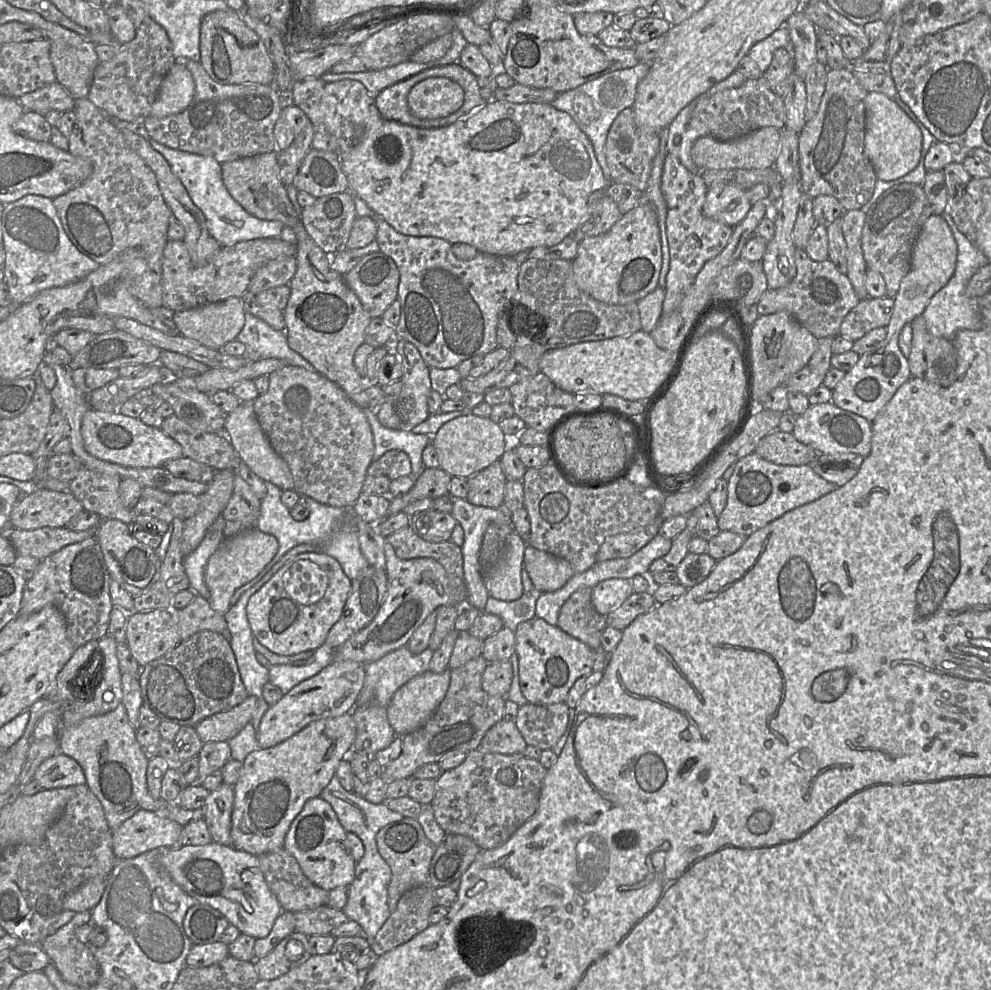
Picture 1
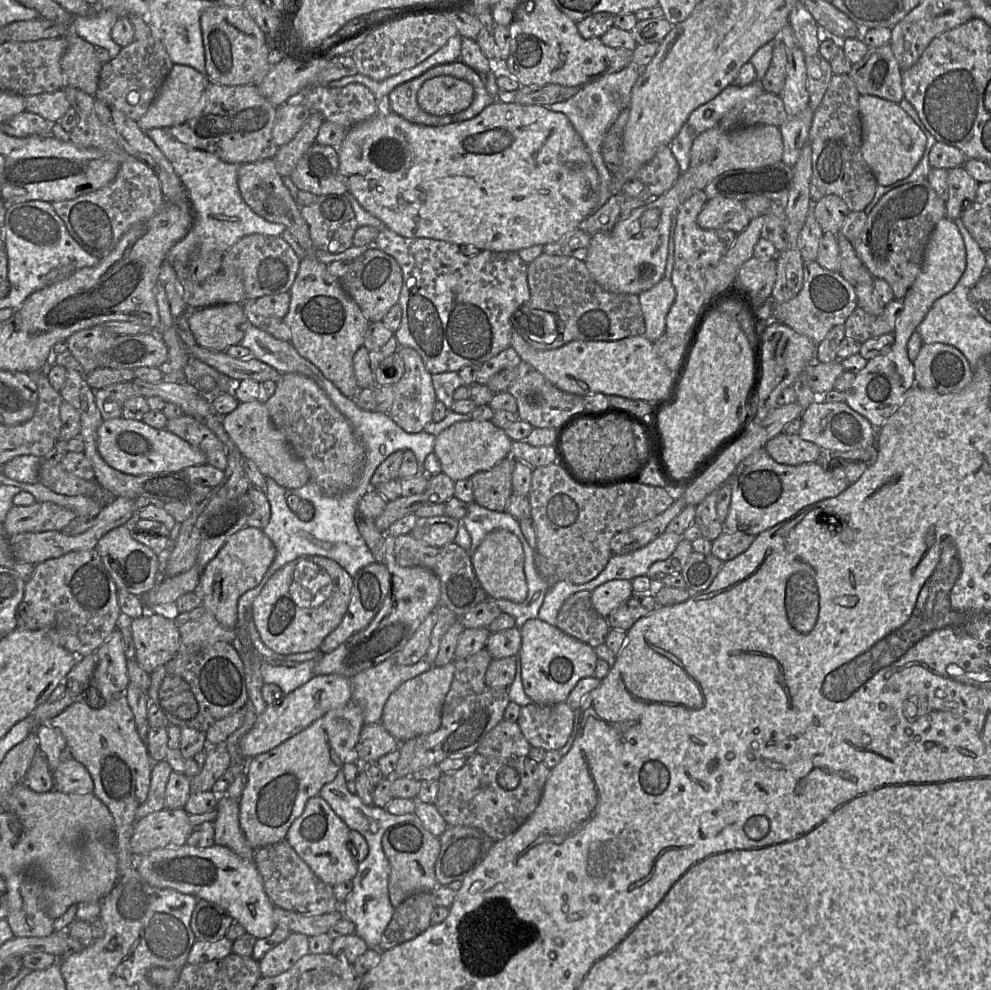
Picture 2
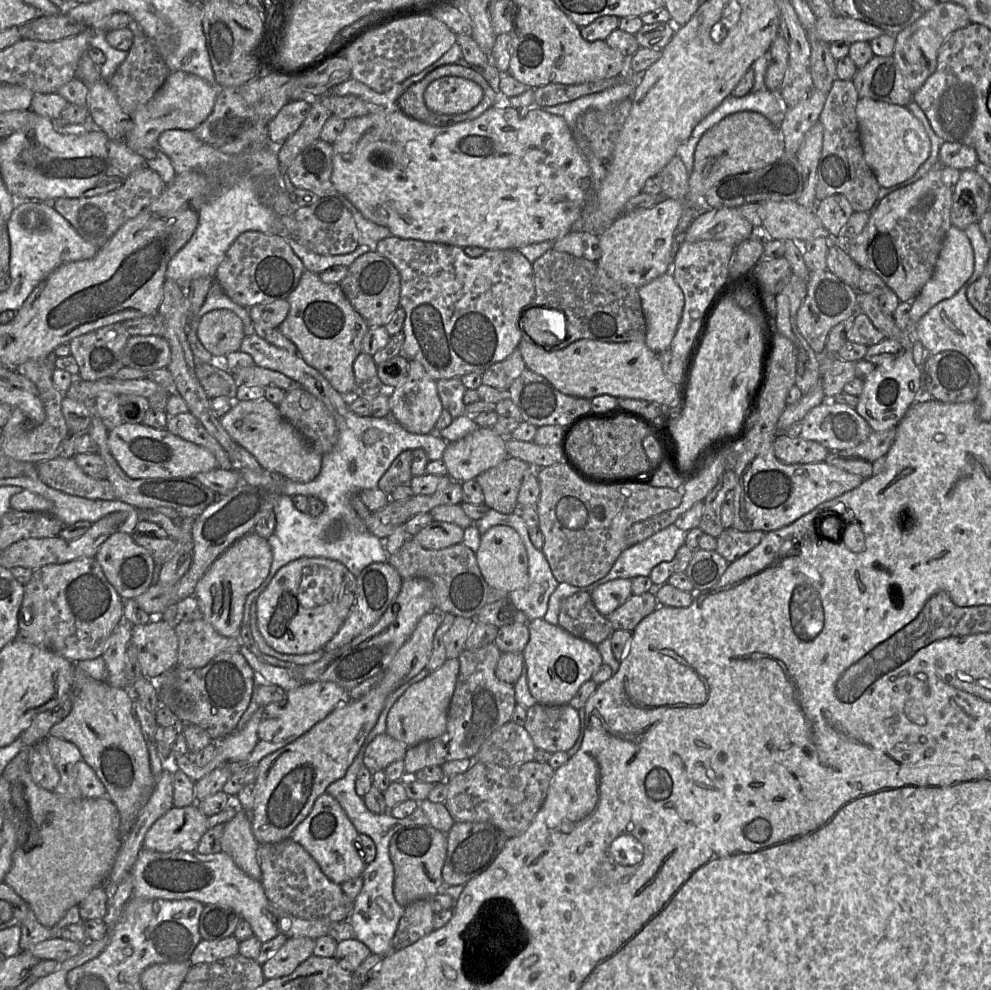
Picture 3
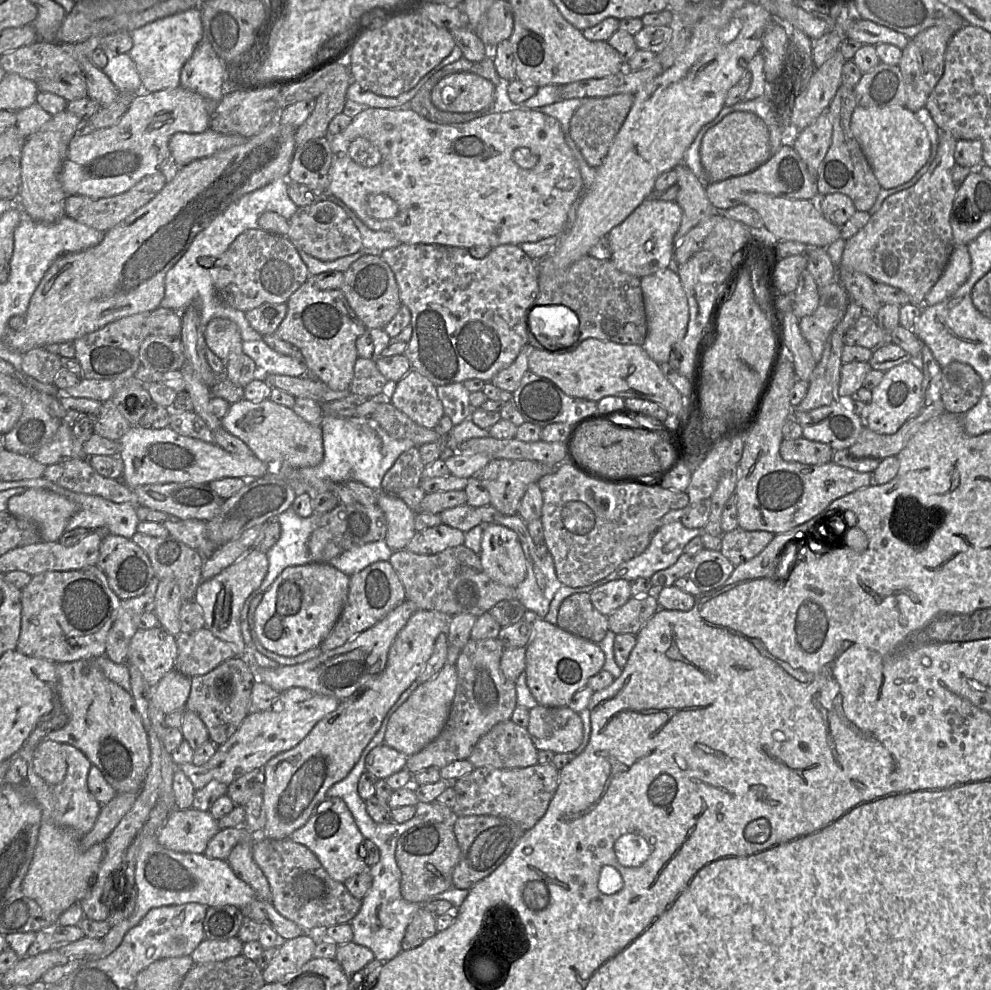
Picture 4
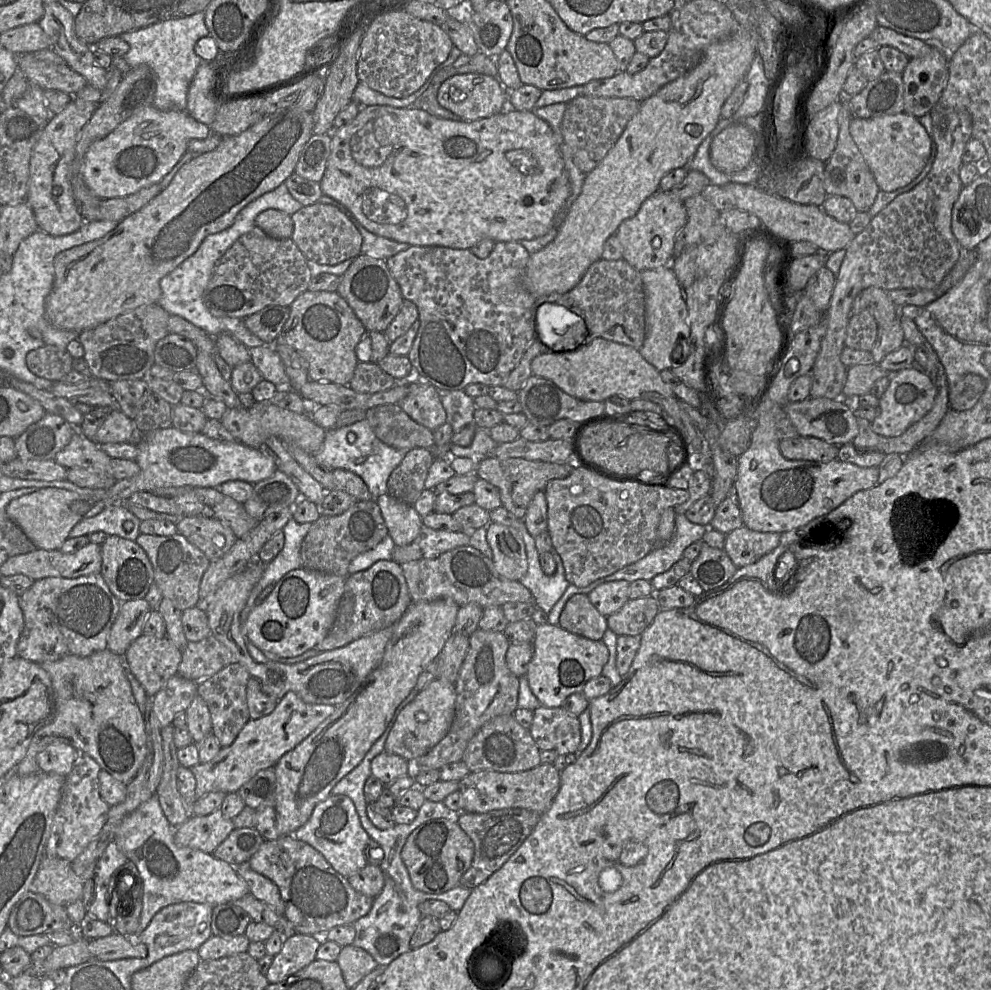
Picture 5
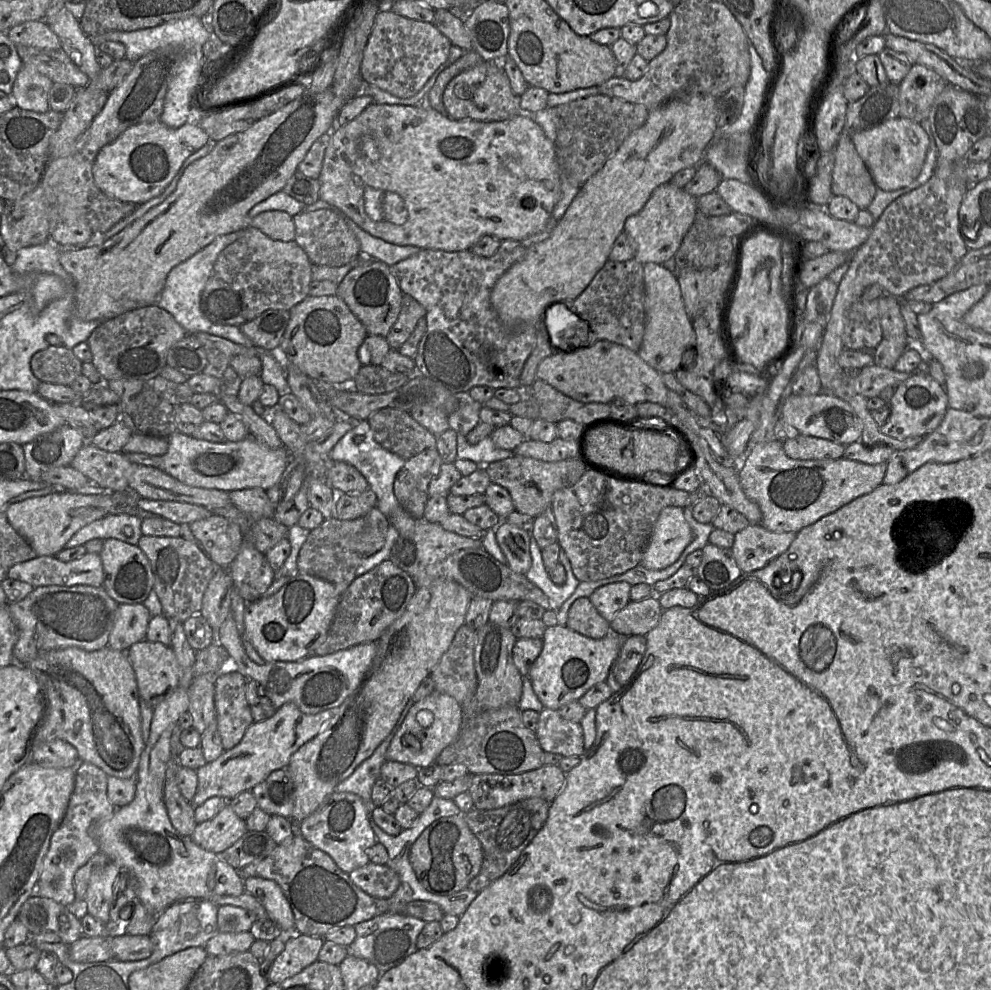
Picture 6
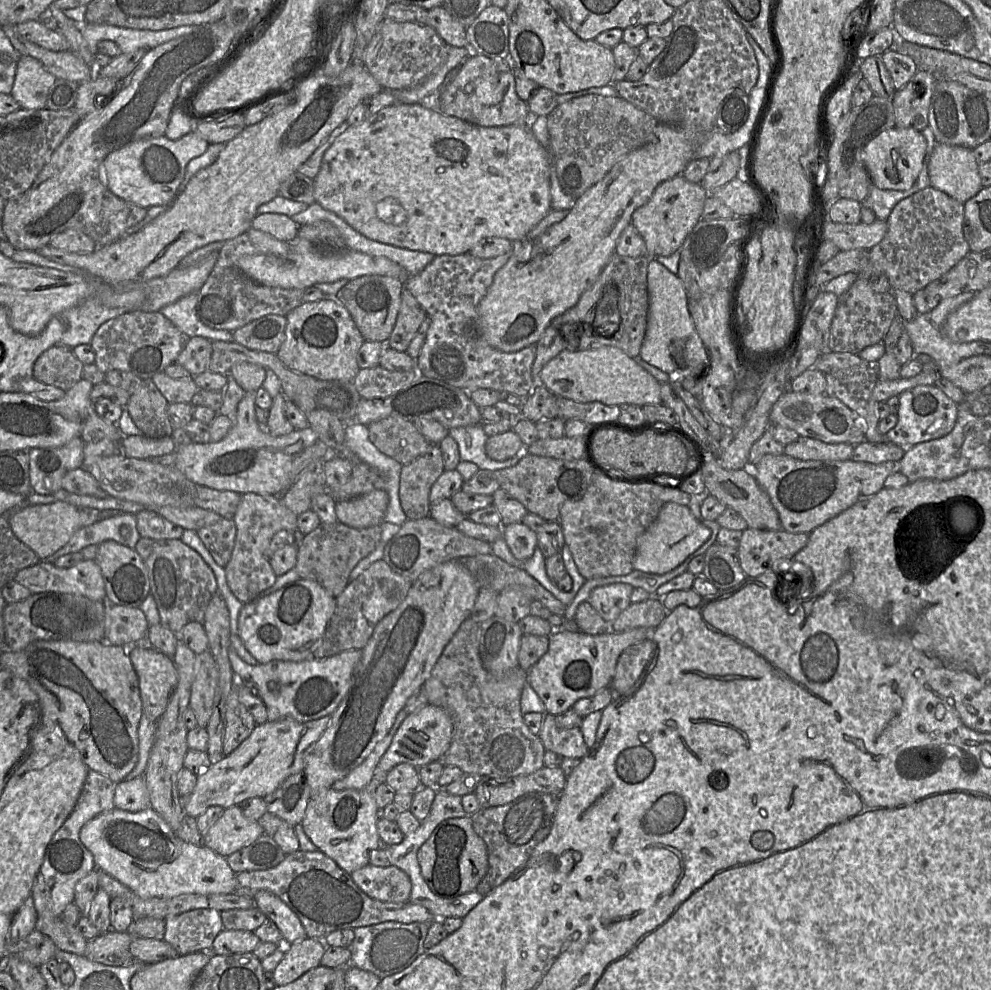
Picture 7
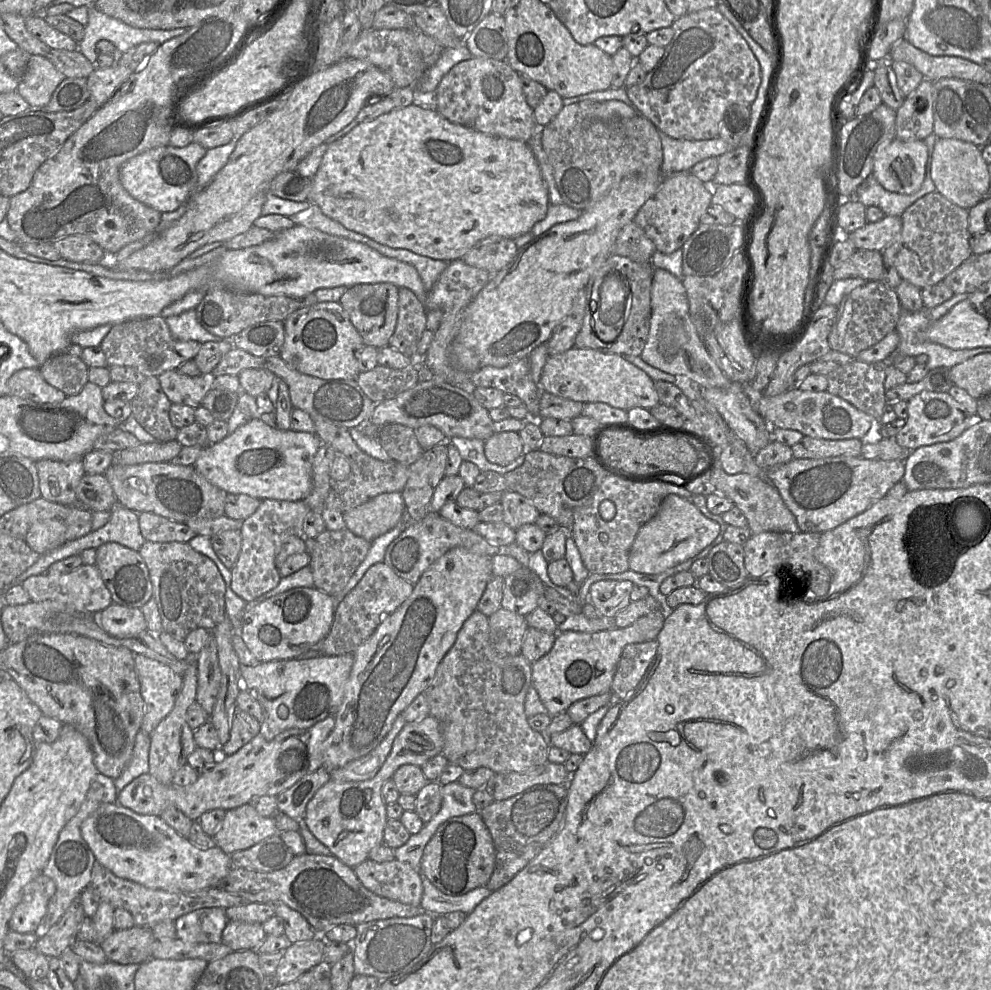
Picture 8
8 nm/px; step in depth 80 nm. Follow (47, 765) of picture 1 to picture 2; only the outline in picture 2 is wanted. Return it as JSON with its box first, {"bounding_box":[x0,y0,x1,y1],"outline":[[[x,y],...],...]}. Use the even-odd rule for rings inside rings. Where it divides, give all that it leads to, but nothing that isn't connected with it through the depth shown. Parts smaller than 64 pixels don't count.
{"bounding_box":[53,758,94,794],"outline":[[[74,758],[61,763],[53,771],[53,778],[54,790],[74,794],[93,793],[94,782],[89,771]]]}

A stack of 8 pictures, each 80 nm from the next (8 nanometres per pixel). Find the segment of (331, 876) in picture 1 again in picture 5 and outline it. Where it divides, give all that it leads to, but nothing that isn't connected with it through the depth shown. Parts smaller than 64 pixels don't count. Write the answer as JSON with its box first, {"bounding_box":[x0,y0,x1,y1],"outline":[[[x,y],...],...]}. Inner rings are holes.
{"bounding_box":[293,794,370,878],"outline":[[[331,794],[319,802],[308,821],[293,836],[320,852],[333,869],[346,878],[368,864],[365,852],[370,837],[362,827],[355,805],[348,796]]]}

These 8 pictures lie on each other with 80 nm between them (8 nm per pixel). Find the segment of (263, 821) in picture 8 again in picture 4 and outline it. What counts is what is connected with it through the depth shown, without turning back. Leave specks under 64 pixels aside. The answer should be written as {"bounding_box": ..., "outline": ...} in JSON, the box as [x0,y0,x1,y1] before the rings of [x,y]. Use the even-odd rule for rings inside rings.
{"bounding_box":[157,807,219,854],"outline":[[[192,807],[186,810],[174,809],[159,829],[157,840],[164,848],[174,852],[204,854],[209,841],[219,830],[218,820],[209,811],[199,811]]]}

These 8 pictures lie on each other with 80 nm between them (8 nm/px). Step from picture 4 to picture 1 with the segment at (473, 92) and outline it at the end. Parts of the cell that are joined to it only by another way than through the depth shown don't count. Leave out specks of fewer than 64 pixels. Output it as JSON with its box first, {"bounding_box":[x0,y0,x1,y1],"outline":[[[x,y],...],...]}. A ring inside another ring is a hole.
{"bounding_box":[407,77,464,120],"outline":[[[429,77],[415,84],[407,97],[412,115],[423,120],[447,117],[463,105],[464,90],[446,77]]]}

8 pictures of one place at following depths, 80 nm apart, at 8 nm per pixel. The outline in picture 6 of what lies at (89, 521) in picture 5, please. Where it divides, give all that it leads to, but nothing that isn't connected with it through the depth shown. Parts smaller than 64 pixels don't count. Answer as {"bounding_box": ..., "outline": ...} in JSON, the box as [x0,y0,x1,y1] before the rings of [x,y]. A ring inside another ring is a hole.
{"bounding_box":[65,514,141,549],"outline":[[[107,514],[78,530],[65,544],[69,549],[85,545],[92,539],[106,540],[108,538],[118,539],[131,545],[137,545],[141,533],[141,518],[130,514]],[[126,525],[132,528],[132,535],[127,537],[122,529]]]}

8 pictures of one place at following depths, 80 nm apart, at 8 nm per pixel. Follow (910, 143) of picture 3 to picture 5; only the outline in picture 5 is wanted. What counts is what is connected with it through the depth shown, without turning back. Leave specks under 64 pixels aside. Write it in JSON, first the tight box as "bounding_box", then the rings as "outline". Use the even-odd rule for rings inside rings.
{"bounding_box":[850,112,931,191],"outline":[[[901,112],[869,119],[852,117],[850,133],[872,172],[880,190],[895,191],[912,182],[931,154],[931,140],[914,116]]]}

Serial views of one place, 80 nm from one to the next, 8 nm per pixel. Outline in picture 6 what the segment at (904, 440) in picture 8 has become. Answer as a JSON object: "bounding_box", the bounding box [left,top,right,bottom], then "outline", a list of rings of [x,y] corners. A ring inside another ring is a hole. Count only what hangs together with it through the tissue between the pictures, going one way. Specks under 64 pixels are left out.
{"bounding_box":[879,373,948,440],"outline":[[[914,373],[894,387],[895,391],[888,407],[890,416],[879,431],[889,437],[903,440],[909,437],[926,437],[942,422],[948,409],[946,392],[928,373]]]}

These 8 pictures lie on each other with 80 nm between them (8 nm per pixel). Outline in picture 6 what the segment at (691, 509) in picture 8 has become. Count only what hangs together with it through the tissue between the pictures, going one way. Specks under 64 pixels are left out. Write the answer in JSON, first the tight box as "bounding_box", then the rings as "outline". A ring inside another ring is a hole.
{"bounding_box":[639,506,693,570],"outline":[[[667,506],[660,511],[639,564],[660,570],[679,558],[693,540],[683,513],[683,508],[676,506]]]}

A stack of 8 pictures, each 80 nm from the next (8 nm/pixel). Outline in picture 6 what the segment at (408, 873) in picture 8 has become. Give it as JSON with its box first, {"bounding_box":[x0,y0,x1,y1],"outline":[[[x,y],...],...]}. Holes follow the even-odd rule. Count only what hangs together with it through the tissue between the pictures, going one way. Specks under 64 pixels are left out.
{"bounding_box":[349,863,400,898],"outline":[[[368,863],[349,873],[351,881],[376,898],[391,898],[400,886],[398,874],[387,865]]]}

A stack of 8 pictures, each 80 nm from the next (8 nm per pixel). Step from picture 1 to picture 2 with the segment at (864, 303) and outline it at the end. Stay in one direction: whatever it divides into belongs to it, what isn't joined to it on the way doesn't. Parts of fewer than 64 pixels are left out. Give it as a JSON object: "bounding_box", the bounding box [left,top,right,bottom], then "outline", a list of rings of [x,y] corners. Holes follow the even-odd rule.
{"bounding_box":[844,299,903,343],"outline":[[[897,299],[885,305],[883,313],[878,317],[857,307],[844,323],[845,337],[863,343],[868,339],[893,333],[902,309],[903,301]]]}

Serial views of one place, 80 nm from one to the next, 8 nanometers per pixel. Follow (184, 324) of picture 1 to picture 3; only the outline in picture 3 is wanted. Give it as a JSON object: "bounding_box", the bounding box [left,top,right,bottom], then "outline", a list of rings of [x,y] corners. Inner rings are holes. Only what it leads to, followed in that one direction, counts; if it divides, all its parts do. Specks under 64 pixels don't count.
{"bounding_box":[197,310,245,359],"outline":[[[213,310],[200,318],[197,325],[197,337],[205,349],[215,358],[225,359],[228,354],[240,350],[245,337],[243,322],[230,310]]]}

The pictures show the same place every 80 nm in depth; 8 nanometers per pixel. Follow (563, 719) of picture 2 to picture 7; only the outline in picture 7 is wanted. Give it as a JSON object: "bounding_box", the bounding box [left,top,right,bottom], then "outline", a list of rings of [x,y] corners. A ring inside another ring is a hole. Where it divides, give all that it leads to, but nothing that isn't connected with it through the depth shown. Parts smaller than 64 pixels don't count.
{"bounding_box":[538,713,588,758],"outline":[[[545,713],[538,733],[545,750],[560,754],[564,758],[583,758],[588,753],[579,727],[560,728],[554,715]]]}

